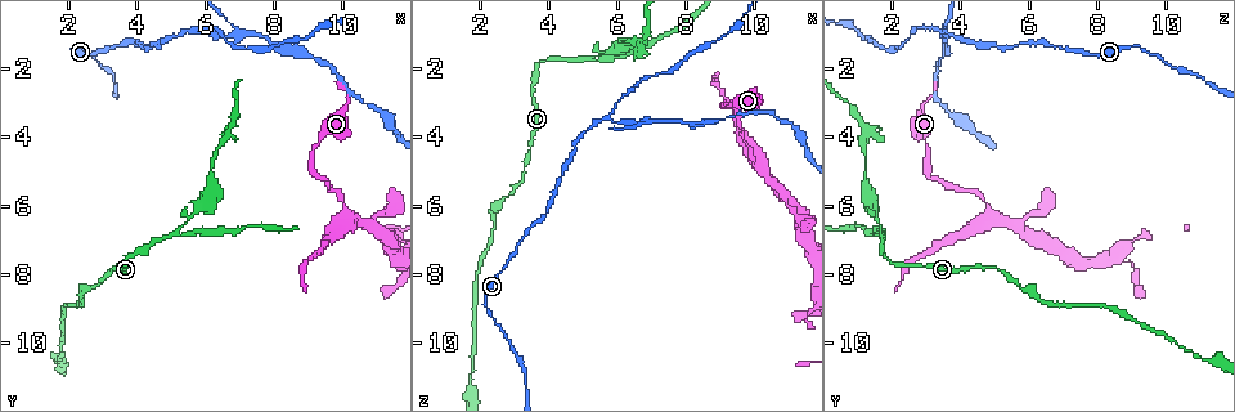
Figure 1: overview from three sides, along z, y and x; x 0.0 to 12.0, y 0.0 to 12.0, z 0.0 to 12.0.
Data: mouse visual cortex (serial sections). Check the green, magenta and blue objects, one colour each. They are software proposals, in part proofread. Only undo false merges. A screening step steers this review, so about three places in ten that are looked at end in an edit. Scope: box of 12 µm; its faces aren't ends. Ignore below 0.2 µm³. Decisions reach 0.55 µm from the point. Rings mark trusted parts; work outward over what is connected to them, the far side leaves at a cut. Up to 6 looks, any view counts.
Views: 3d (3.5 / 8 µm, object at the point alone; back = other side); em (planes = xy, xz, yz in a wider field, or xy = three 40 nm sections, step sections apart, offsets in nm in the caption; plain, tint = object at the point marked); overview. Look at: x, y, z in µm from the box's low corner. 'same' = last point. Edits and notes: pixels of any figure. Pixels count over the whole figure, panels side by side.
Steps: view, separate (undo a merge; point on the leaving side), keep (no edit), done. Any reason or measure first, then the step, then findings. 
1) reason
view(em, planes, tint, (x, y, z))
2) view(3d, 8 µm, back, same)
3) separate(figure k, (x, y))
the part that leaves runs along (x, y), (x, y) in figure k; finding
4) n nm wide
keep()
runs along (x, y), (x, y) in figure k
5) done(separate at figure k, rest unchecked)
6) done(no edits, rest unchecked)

view(3d, 3.5 µm, (5.1, 6.8, 1.7))

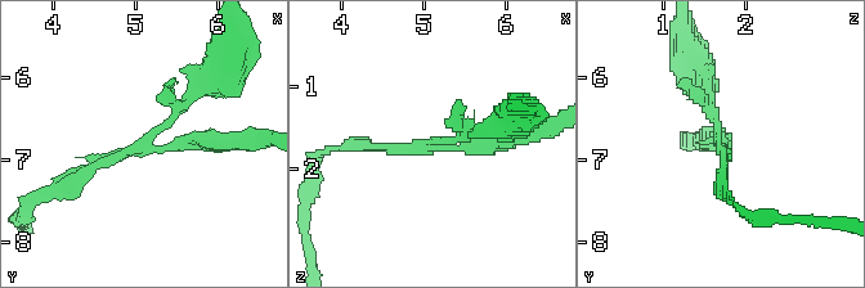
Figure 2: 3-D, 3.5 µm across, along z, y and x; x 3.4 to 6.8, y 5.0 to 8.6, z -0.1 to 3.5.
3 arms; arms of 150, 150, 250 nm
view(em, xy, step 5, tint, (5.10, 6.80, 1.70))

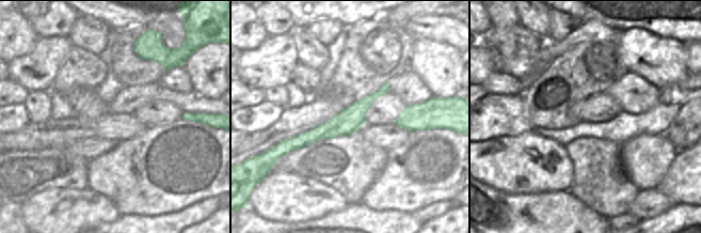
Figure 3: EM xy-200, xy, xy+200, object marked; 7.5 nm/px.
190 nm wide
separate(figure 2, (484, 143))
the part that leaves runs along (152, 147), (268, 139) in figure 2; two cells meet here

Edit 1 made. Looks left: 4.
view(overview)

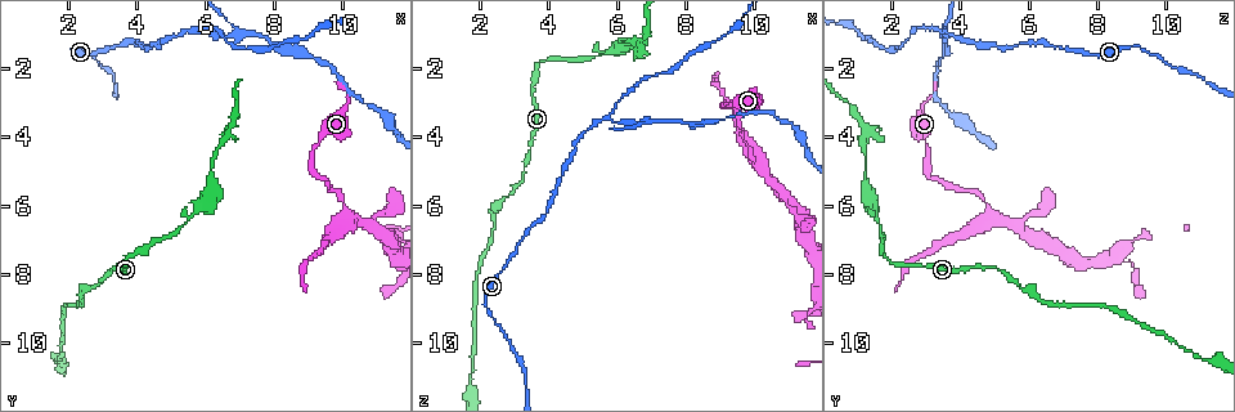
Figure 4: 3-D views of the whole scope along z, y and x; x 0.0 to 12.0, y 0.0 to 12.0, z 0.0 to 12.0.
abrupt turn
view(3d, 8 µm, (9.2, 5.0, 3.0))

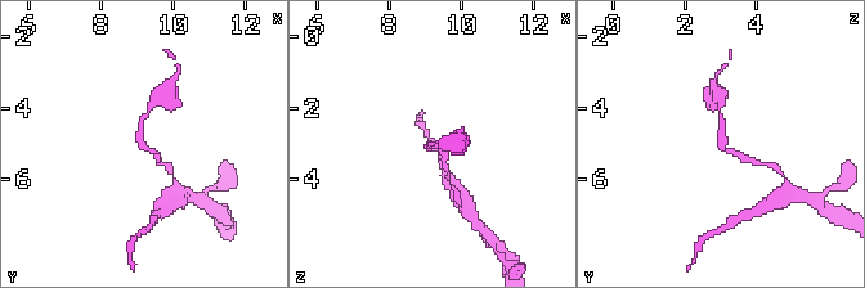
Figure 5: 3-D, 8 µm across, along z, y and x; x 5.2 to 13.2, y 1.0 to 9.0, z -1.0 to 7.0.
now the EM
view(em, xy, step 5, tint, (9.2, 5.1, 3.1))

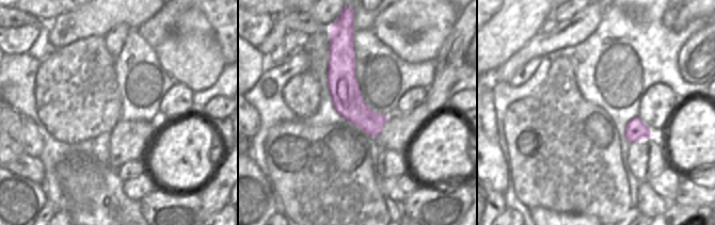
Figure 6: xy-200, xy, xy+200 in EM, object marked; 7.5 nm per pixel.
220 nm wide
keep()
runs along (720, 111), (722, 148), (752, 160) in figure 5; continuous, no second cell

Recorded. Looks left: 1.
done(separate at figure 2, rest unchecked)

